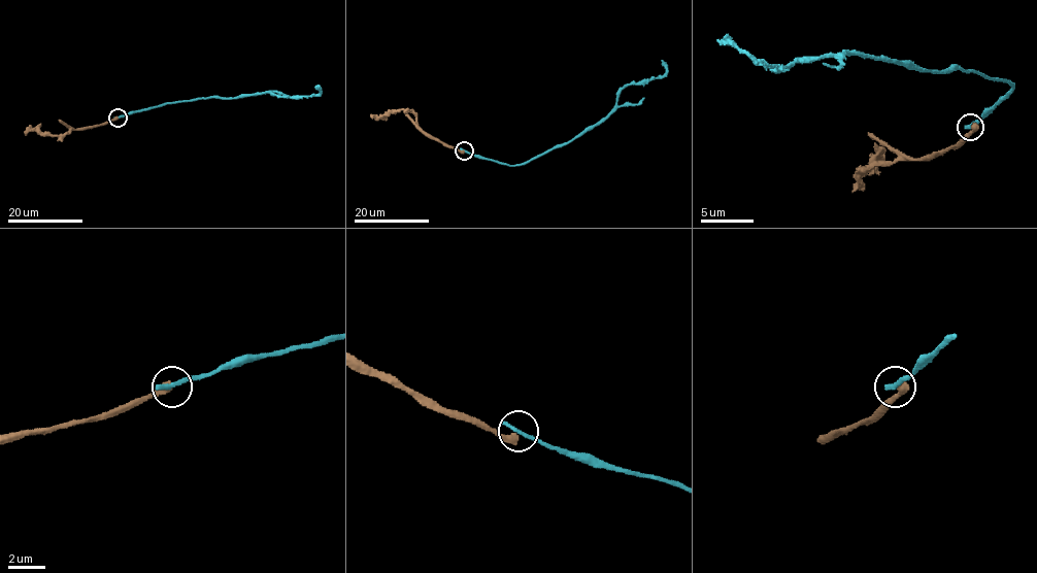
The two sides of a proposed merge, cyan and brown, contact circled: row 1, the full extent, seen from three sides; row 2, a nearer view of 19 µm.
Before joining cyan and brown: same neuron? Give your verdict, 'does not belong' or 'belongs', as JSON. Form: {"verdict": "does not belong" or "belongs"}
{"verdict": "does not belong"}

